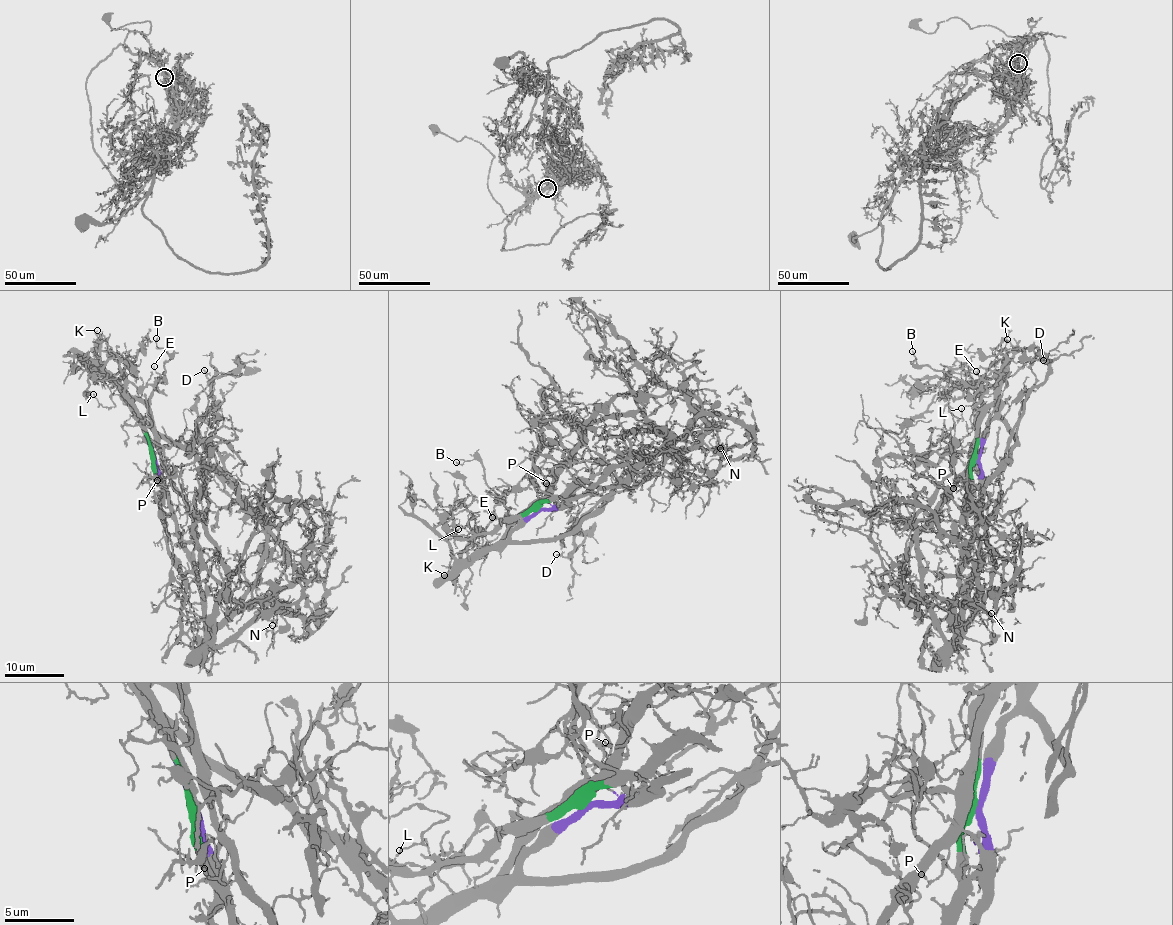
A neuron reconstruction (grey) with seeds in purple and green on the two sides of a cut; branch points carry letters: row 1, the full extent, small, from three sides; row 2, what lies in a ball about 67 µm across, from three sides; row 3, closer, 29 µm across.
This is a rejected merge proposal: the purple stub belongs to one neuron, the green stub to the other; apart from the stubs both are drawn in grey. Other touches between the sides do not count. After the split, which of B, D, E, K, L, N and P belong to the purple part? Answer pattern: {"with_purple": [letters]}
{"with_purple": ["B", "D", "E", "K", "P"]}

